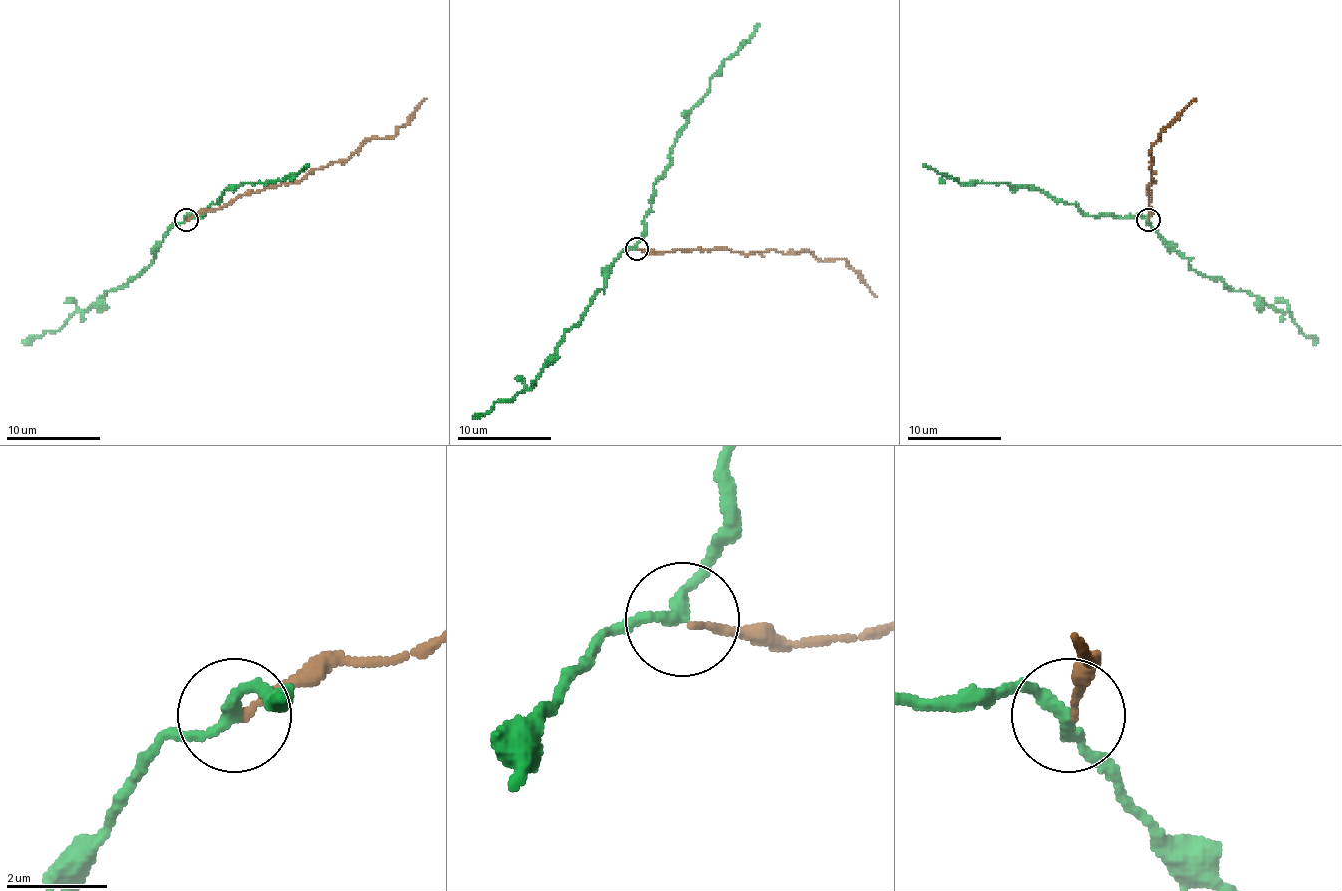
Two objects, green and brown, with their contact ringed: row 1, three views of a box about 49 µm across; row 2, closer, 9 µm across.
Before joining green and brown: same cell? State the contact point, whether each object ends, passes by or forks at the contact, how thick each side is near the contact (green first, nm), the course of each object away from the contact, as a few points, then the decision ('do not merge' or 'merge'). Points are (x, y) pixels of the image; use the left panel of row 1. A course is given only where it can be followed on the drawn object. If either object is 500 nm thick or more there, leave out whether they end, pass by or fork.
place (186, 220); green passes by; brown ends; calibres 200 and 140 nm; course green (186, 220), (168, 232), (144, 272), (102, 295), (88, 310), (76, 312), (57, 331), (46, 331), (22, 342); course brown (186, 220), (222, 209), (243, 194), (301, 180), (311, 171), (344, 162), (372, 138), (393, 136), (426, 98); do not merge

